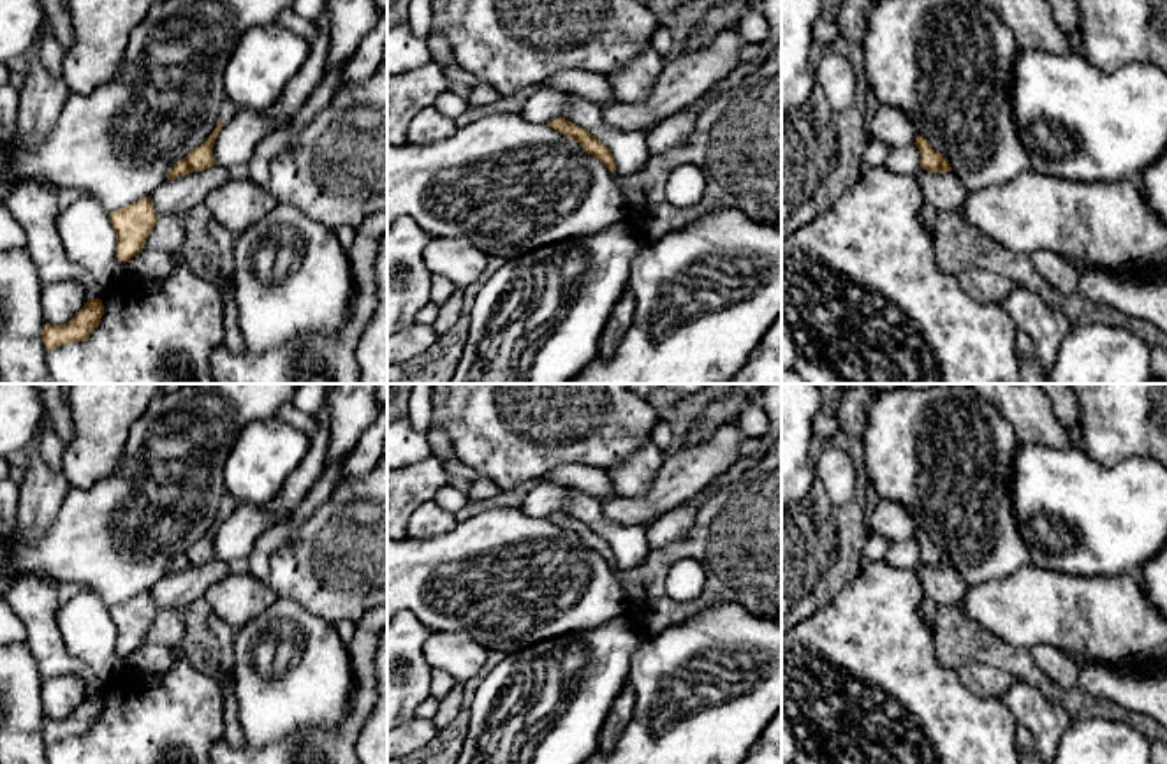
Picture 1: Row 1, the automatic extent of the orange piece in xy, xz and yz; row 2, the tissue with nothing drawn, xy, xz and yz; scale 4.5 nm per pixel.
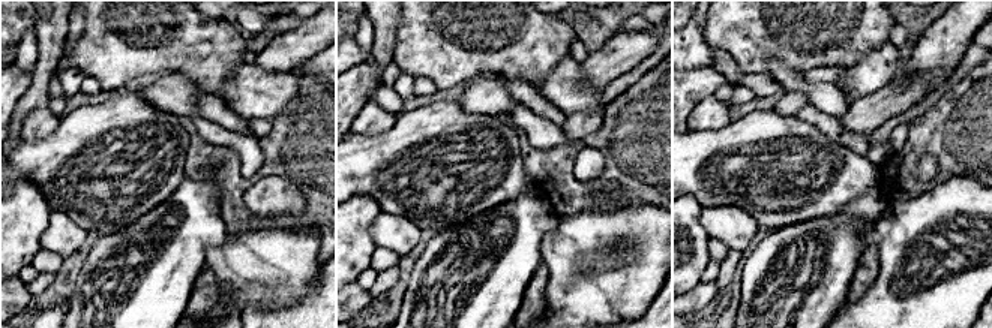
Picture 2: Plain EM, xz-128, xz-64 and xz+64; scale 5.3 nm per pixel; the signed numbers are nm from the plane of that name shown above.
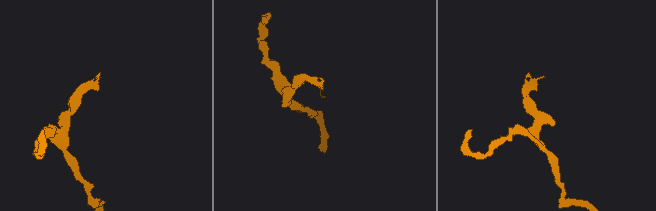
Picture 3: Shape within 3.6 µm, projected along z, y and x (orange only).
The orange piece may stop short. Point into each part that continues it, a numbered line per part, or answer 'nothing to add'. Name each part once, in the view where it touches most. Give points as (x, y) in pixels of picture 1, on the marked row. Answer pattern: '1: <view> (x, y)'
1: xy (229, 110)

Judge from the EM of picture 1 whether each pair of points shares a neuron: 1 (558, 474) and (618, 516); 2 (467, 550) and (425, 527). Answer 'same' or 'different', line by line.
1: different
2: different

